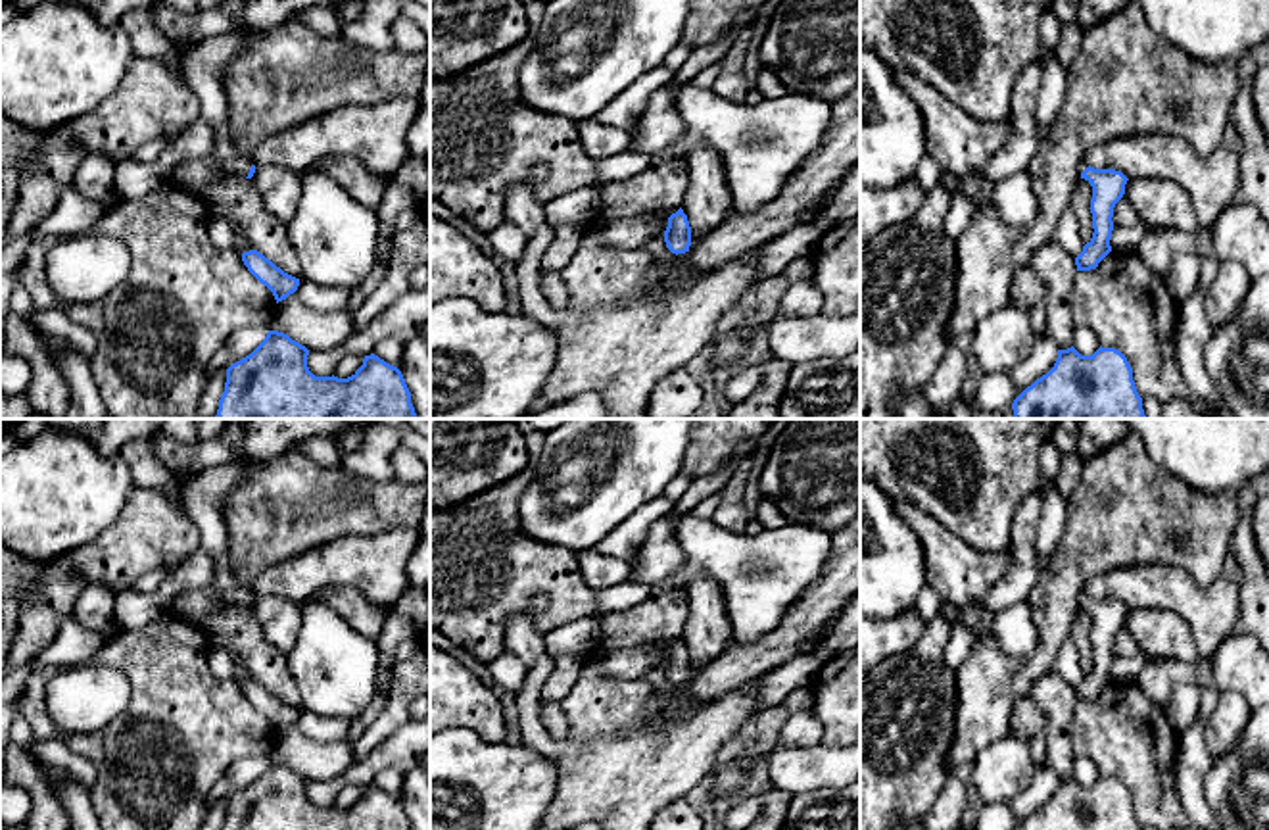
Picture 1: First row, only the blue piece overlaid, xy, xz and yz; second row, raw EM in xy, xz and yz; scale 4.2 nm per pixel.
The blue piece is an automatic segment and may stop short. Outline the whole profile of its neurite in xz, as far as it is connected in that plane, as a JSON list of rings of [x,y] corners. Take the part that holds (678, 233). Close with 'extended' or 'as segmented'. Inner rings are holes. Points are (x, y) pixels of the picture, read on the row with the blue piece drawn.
[[[682,208],[668,217],[668,227],[664,231],[664,242],[666,242],[666,248],[676,256],[689,252],[691,227]]]; as segmented

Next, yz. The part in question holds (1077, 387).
[[[1073,346],[1058,350],[1054,367],[1012,403],[1014,419],[1146,419],[1127,357],[1115,348],[1081,355]]]; as segmented

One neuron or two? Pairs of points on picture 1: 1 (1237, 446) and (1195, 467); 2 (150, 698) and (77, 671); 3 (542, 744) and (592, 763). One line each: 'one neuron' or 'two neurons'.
1: one neuron
2: two neurons
3: one neuron

